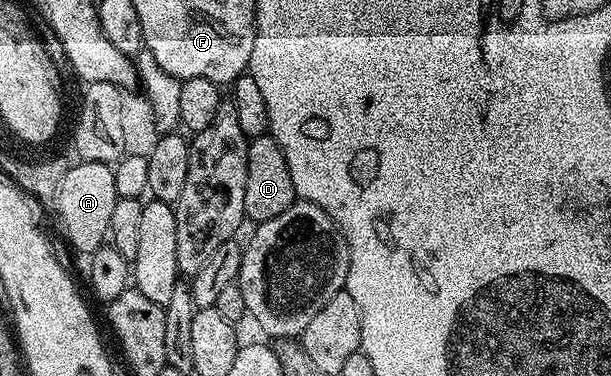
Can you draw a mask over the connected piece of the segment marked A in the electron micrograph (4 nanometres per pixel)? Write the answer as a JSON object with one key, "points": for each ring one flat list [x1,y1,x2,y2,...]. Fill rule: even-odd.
{"points":[[90,161,83,169,74,169,71,177,63,180,61,217,65,223,62,236,79,253,90,255,103,248,111,231,113,207,119,200,117,187,113,183,114,168,106,161]]}

